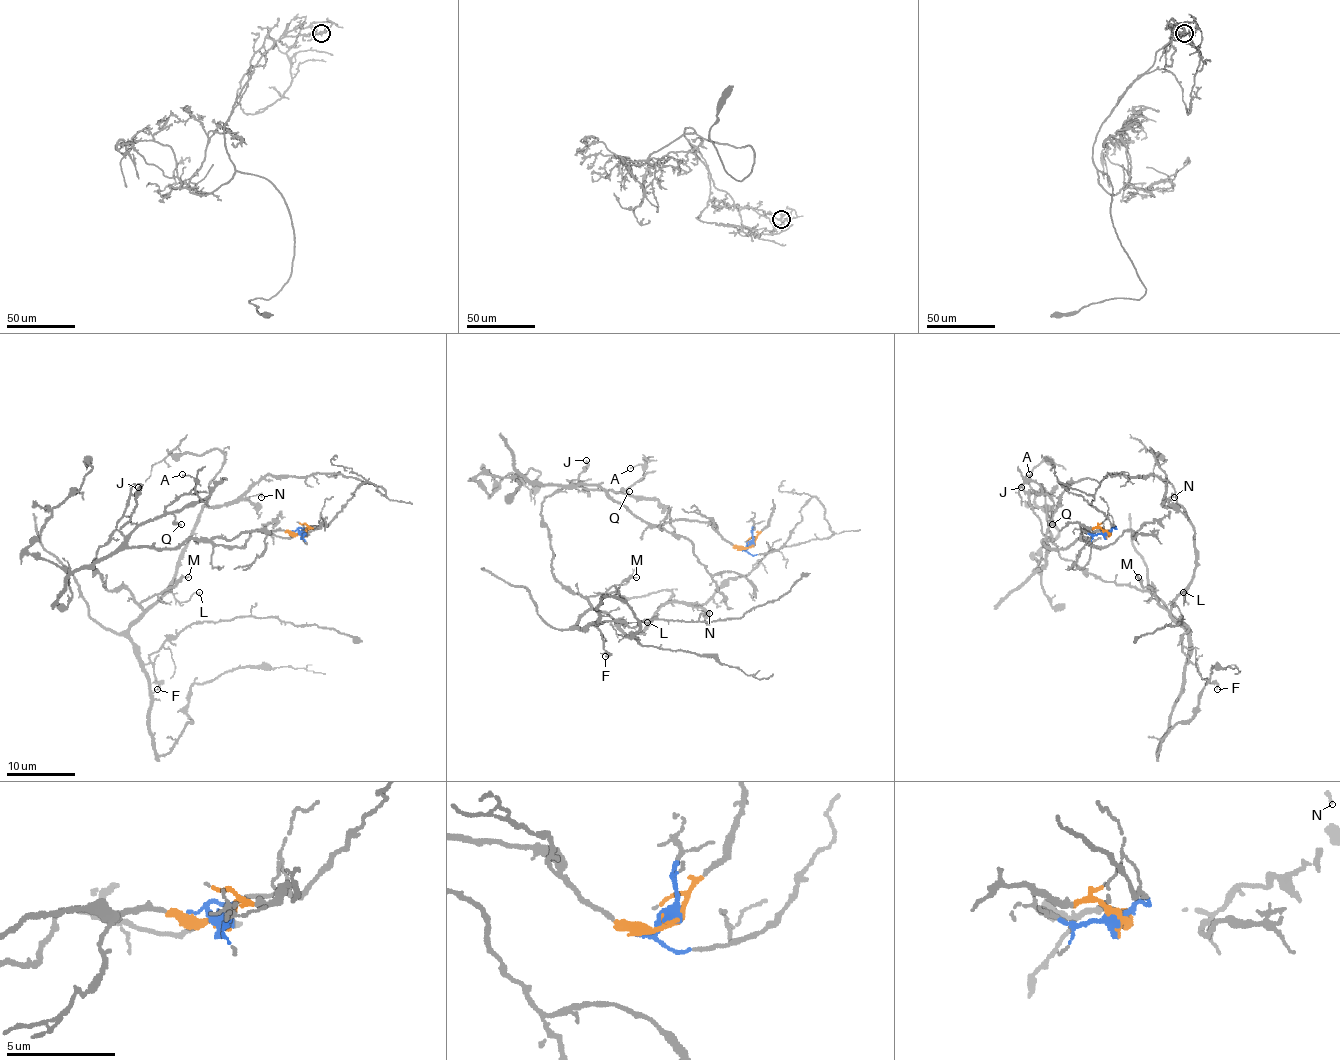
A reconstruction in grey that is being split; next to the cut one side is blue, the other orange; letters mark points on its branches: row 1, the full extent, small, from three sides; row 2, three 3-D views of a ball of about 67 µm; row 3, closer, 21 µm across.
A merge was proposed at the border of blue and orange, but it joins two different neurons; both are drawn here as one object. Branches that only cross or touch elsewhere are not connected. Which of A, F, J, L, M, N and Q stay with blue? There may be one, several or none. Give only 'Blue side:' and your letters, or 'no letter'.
Blue side: F, L, M, N

